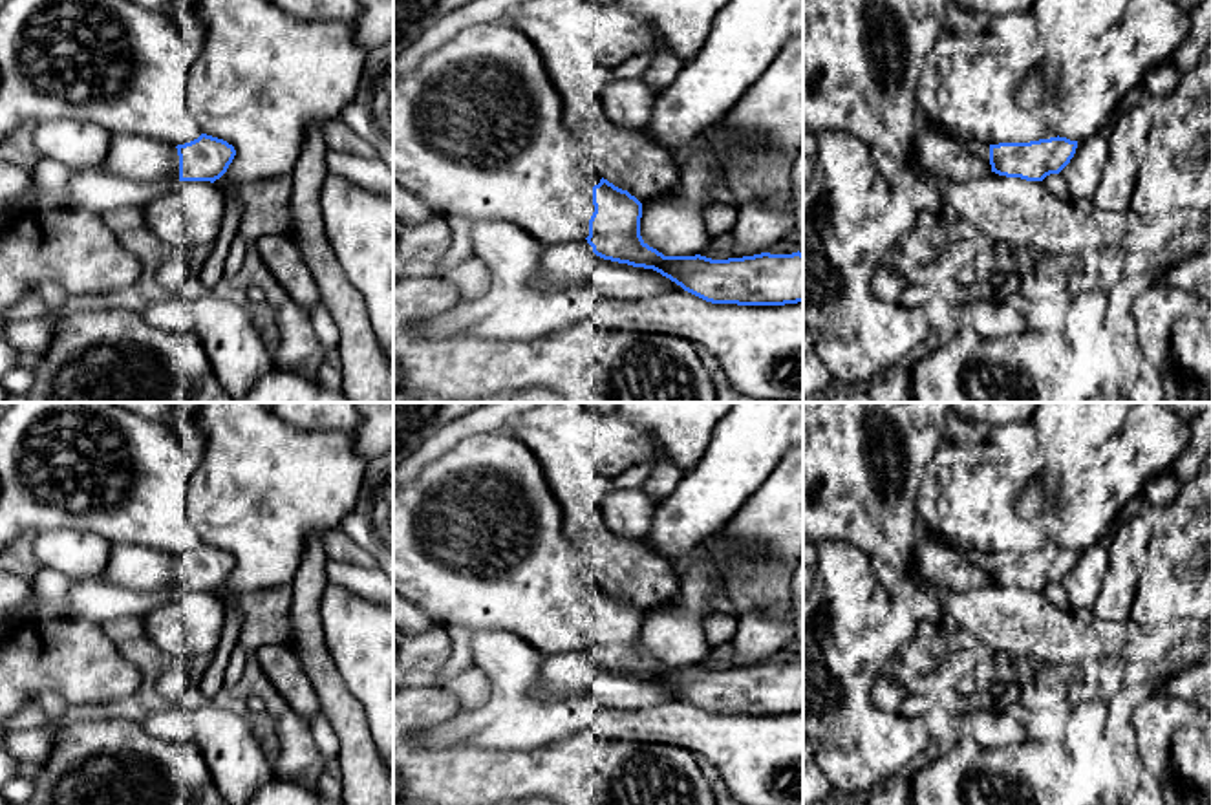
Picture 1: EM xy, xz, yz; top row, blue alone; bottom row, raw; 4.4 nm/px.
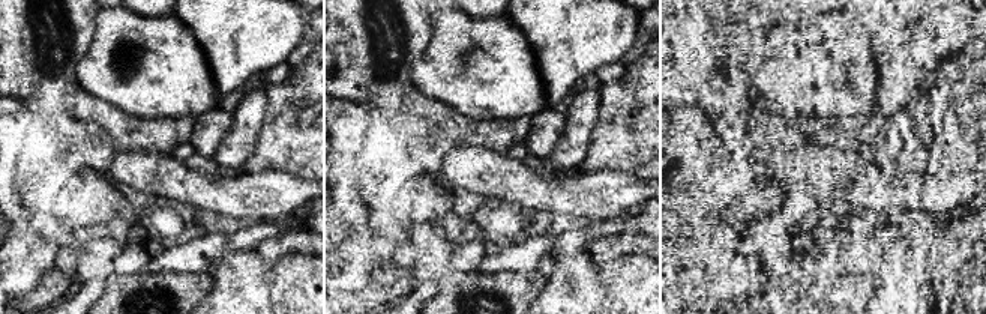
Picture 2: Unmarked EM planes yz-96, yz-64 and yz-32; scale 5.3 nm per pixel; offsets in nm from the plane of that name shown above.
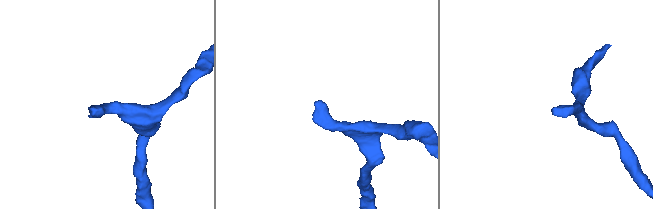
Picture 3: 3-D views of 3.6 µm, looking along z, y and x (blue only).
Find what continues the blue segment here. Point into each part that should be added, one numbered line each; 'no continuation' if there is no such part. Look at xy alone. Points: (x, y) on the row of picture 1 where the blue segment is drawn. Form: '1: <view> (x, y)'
1: xy (138, 158)

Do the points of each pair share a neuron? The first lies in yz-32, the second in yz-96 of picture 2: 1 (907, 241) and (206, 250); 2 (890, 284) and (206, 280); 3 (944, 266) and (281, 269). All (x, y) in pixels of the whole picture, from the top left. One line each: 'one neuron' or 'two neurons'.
1: two neurons
2: two neurons
3: two neurons

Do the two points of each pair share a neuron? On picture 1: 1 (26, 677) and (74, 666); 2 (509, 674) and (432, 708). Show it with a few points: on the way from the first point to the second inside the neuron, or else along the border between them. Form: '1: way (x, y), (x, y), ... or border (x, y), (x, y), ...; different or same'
1: way (37, 666), (63, 666); same
2: border (463, 707), (449, 719), (427, 730); different

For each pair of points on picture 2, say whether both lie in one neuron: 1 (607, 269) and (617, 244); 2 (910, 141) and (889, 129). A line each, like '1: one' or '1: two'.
1: one
2: two

